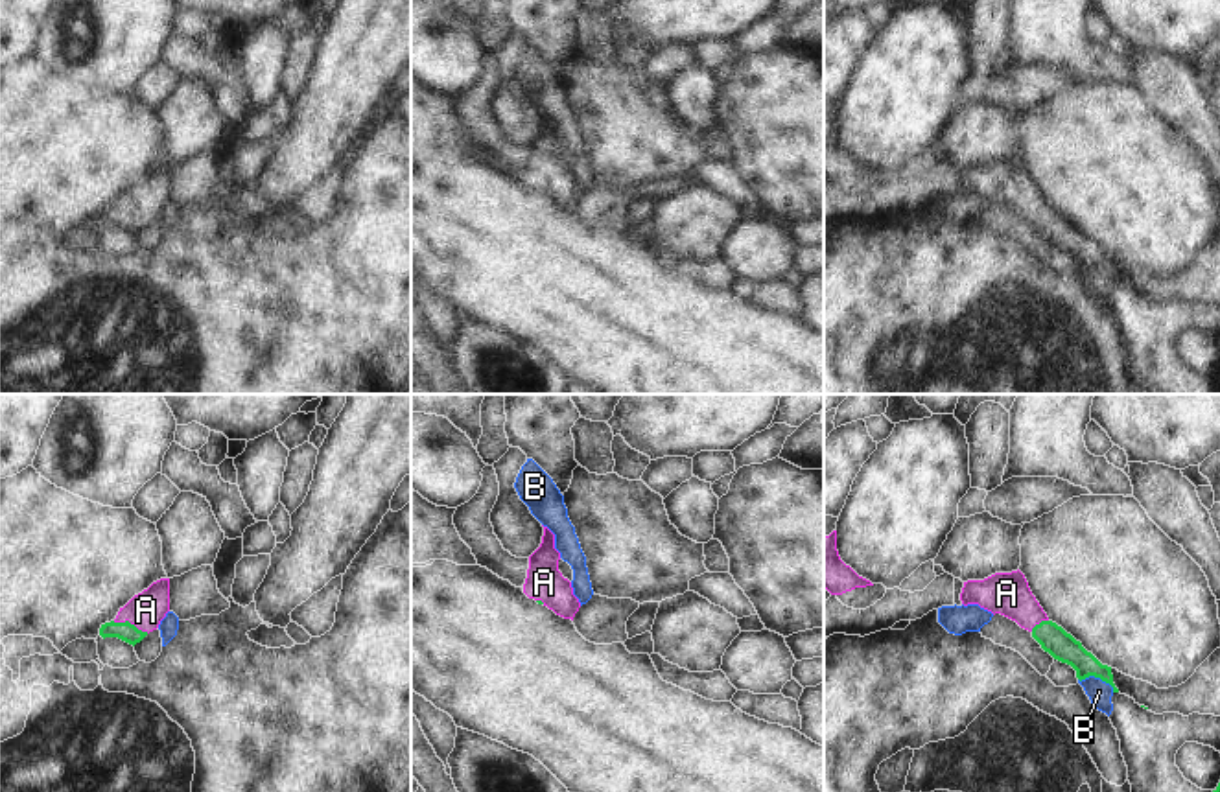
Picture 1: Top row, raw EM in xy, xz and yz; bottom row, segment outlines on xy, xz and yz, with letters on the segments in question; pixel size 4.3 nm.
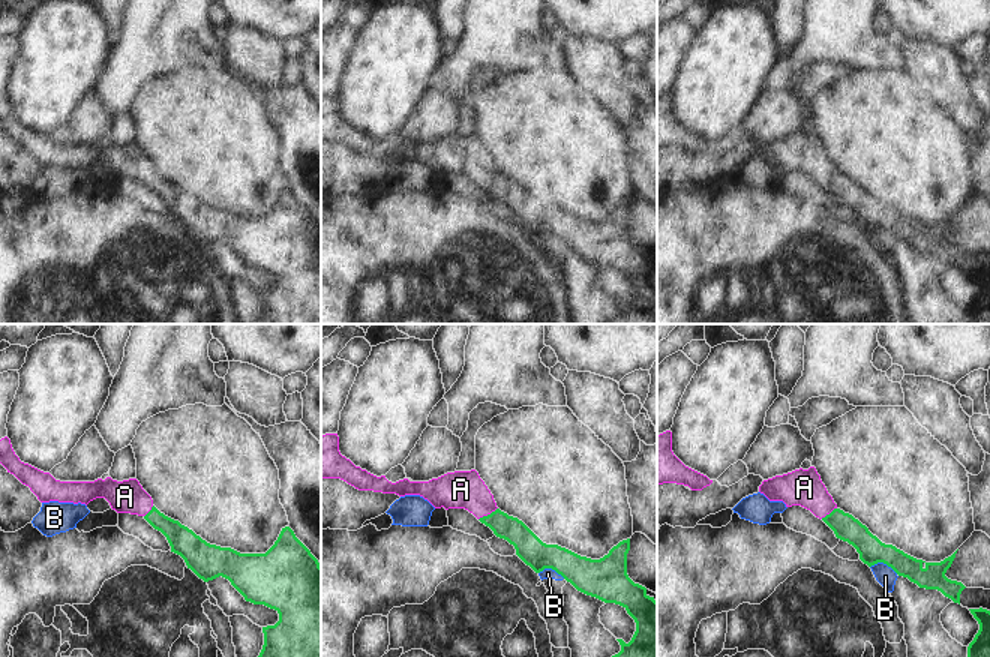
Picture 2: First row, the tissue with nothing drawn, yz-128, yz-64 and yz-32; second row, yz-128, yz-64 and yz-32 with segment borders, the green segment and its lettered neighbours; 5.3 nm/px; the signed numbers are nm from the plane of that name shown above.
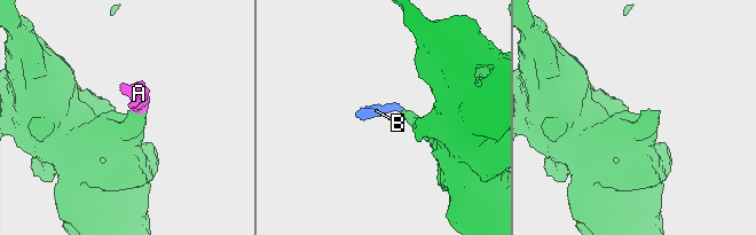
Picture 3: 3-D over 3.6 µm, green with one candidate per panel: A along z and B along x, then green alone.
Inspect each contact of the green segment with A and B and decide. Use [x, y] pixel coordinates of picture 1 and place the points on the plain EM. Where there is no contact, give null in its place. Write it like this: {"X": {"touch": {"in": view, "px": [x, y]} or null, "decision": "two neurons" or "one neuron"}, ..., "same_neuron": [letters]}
{"A": {"touch": {"in": "xy", "px": [129, 210]}, "decision": "one neuron"}, "B": {"touch": {"in": "yz", "px": [1097, 264]}, "decision": "two neurons"}, "same_neuron": ["A"]}

